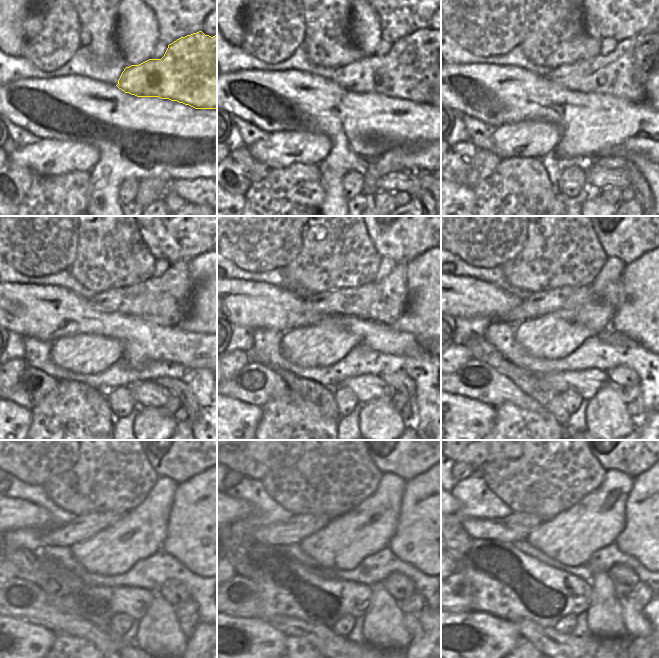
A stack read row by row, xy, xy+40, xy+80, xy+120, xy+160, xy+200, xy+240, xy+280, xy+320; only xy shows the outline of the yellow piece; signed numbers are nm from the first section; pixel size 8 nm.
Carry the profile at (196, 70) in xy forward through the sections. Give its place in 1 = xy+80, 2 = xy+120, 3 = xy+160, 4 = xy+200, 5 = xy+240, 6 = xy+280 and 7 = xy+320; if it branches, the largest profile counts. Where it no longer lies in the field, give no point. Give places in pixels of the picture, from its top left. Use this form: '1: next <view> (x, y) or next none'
1: next xy+80 (622, 74)
2: next xy+120 (166, 301)
3: next xy+160 (384, 302)
4: next xy+200 (533, 305)
5: next xy+240 (82, 527)
6: next xy+280 (297, 528)
7: next xy+320 (516, 527)

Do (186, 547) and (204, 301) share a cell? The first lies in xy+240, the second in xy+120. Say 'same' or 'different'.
same

